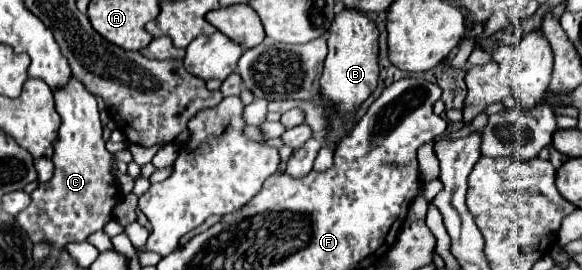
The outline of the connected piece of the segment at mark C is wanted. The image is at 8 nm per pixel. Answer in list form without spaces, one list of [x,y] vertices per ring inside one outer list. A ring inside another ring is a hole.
[[[70,76],[70,80],[54,90],[56,110],[62,118],[60,138],[54,144],[54,178],[48,184],[40,184],[30,196],[32,202],[26,210],[16,216],[16,222],[26,230],[28,238],[36,242],[52,242],[56,250],[68,242],[84,242],[96,230],[112,218],[116,206],[118,186],[112,172],[112,154],[106,150],[102,140],[102,124],[98,116],[96,96],[86,86]]]

